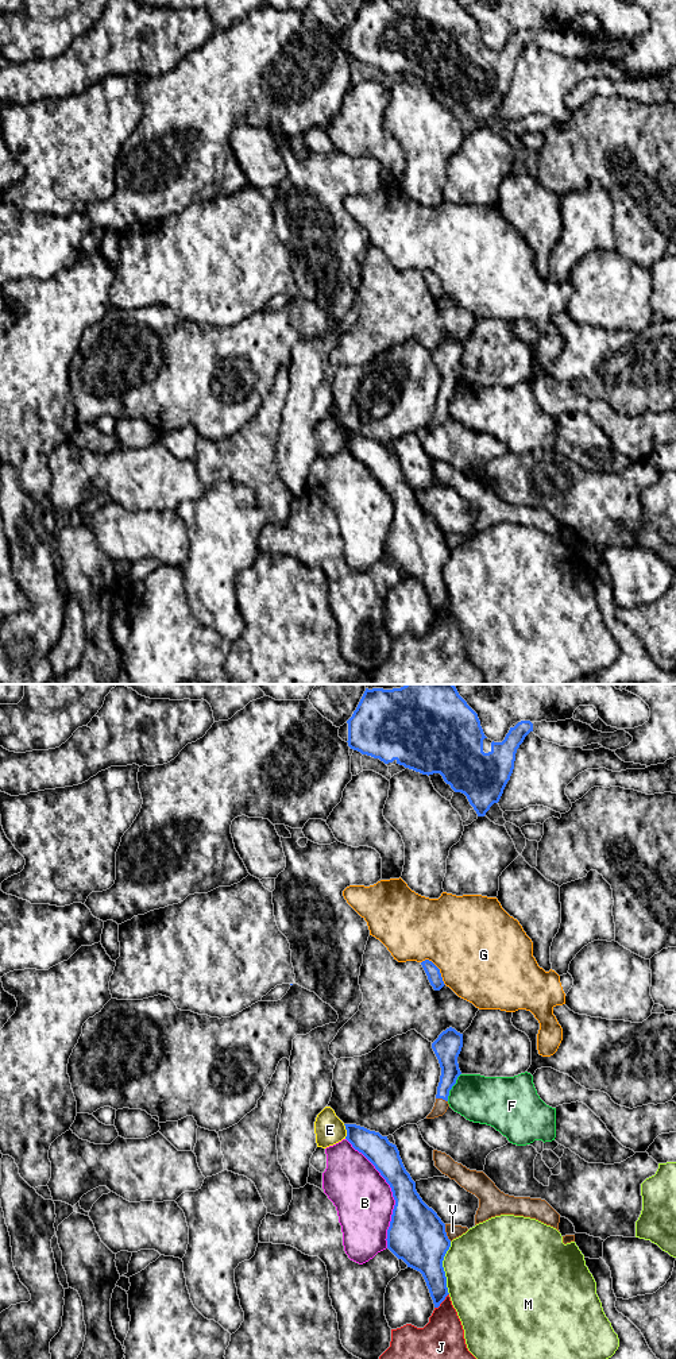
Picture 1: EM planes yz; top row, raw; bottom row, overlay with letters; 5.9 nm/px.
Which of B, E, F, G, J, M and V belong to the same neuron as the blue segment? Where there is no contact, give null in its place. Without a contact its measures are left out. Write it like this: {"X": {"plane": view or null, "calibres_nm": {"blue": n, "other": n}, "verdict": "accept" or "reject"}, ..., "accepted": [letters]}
{"B": {"plane": "yz", "calibres_nm": {"blue": 280, "other": 340}, "verdict": "reject"}, "E": {"plane": "yz", "calibres_nm": {"blue": 170, "other": 180}, "verdict": "reject"}, "F": {"plane": "yz", "calibres_nm": {"blue": 160, "other": 280}, "verdict": "reject"}, "G": {"plane": "yz", "calibres_nm": {"blue": 80, "other": 500}, "verdict": "reject"}, "J": {"plane": "yz", "calibres_nm": {"blue": 170, "other": 280}, "verdict": "reject"}, "M": {"plane": "yz", "calibres_nm": {"blue": 340, "other": 480}, "verdict": "reject"}, "V": {"plane": "yz", "calibres_nm": {"blue": 340, "other": 80}, "verdict": "accept"}, "accepted": ["V"]}

